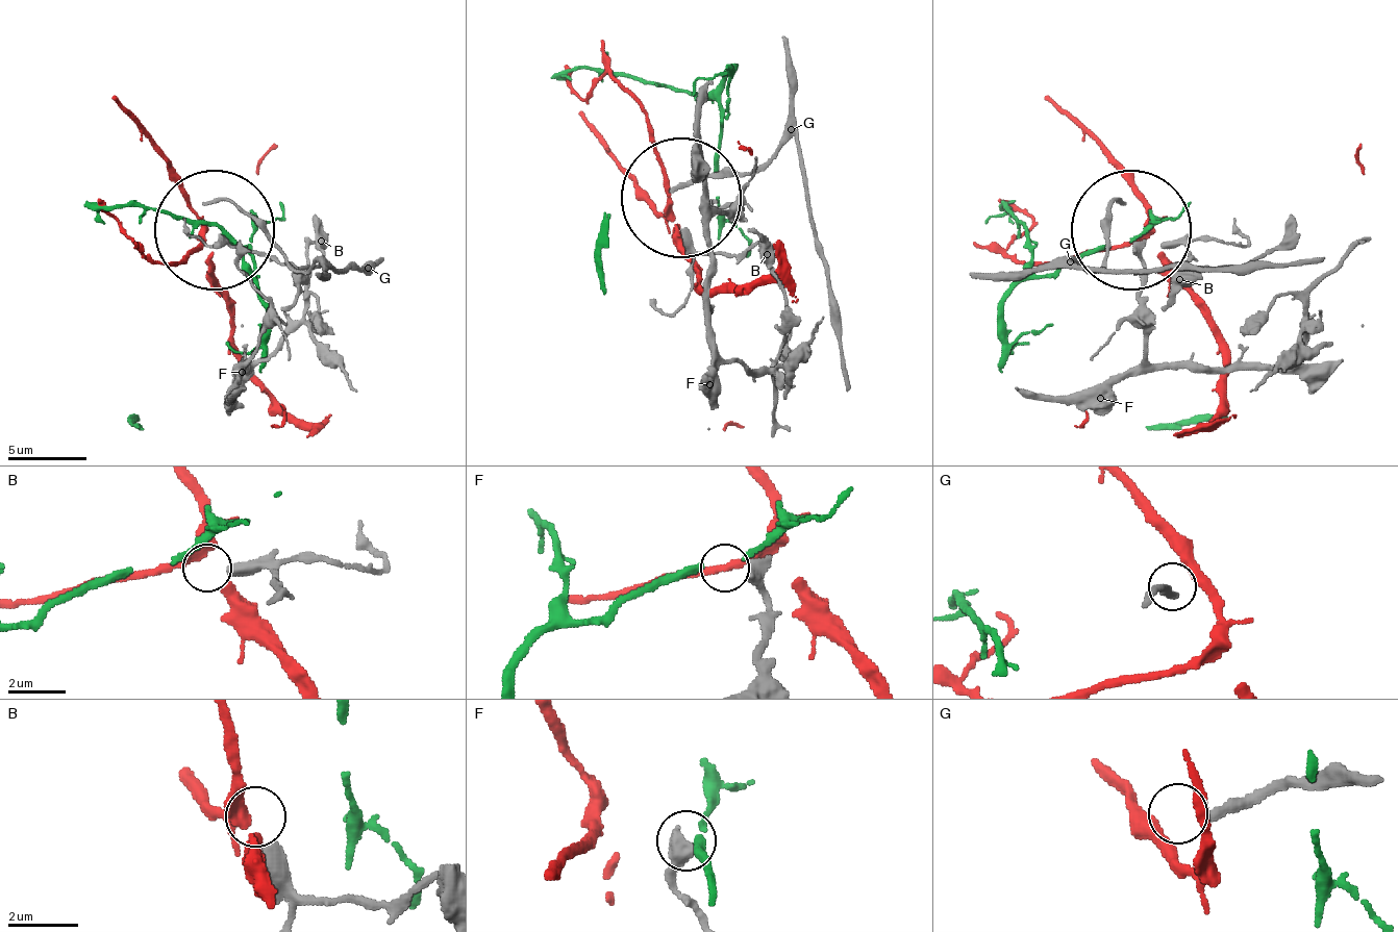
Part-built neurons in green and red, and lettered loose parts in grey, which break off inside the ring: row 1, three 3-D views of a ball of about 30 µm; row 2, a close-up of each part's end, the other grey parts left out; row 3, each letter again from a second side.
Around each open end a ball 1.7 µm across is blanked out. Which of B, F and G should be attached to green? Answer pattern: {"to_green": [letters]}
{"to_green": []}

